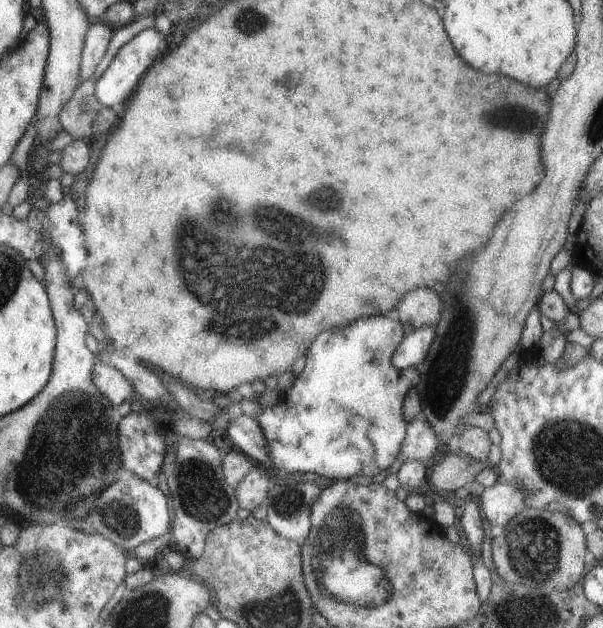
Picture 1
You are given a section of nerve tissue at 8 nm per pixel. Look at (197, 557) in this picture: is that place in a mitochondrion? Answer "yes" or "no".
no

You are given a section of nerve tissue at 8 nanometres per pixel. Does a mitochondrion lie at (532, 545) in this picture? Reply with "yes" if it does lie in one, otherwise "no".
yes

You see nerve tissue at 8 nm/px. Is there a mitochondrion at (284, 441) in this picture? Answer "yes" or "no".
no

